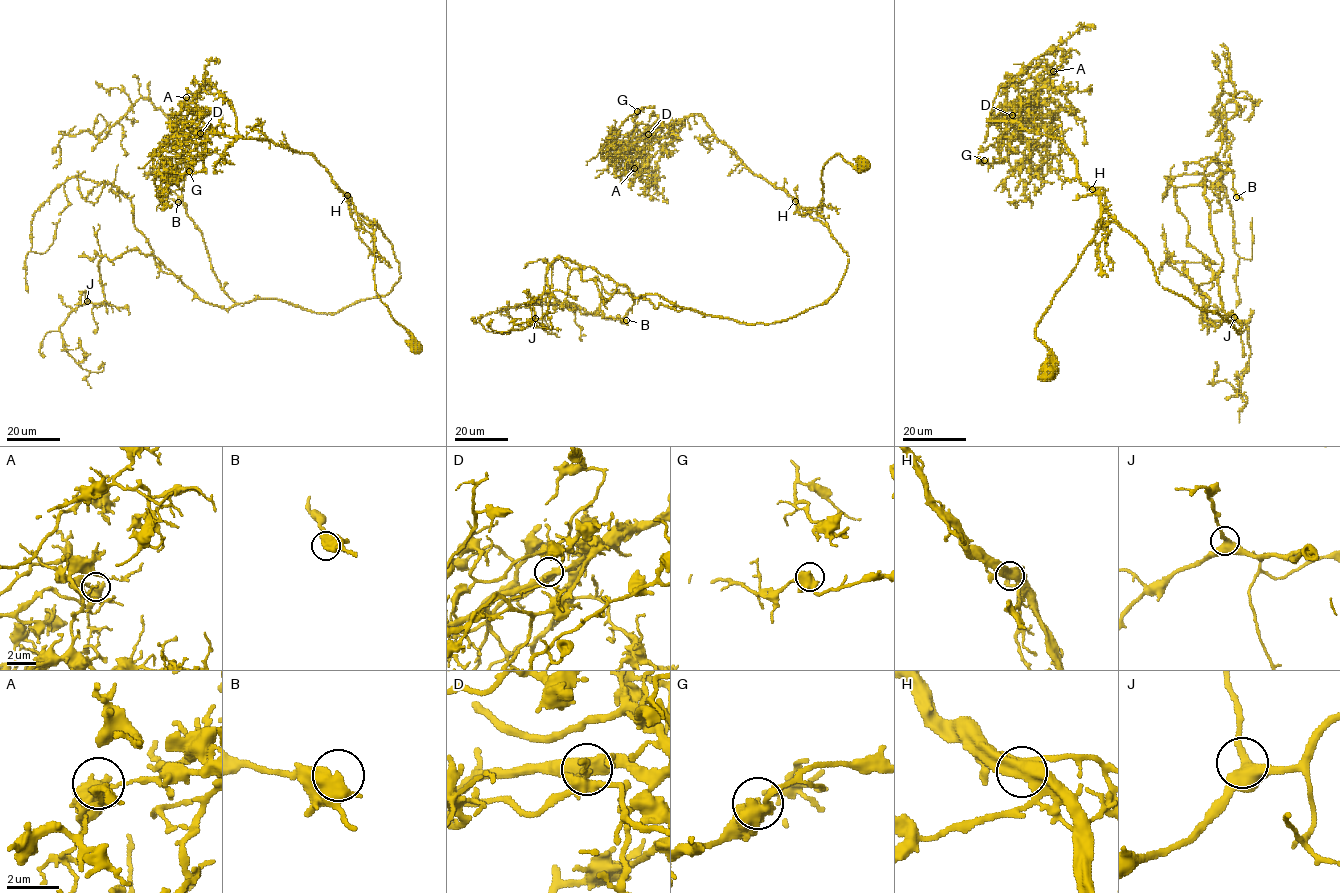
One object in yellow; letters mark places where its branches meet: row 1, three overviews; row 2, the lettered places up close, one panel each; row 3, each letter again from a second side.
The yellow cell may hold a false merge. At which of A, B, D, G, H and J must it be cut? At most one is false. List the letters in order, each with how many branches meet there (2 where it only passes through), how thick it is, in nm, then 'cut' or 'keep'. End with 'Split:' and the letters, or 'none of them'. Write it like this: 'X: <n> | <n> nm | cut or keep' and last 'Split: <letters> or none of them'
A: 2 | 500 nm | keep
B: 2 | 480 nm | keep
D: 2 | 500 nm | keep
G: 2 | 500 nm | keep
H: 2 | 550 nm | keep
J: 2 | 440 nm | keep
Split: none of them

